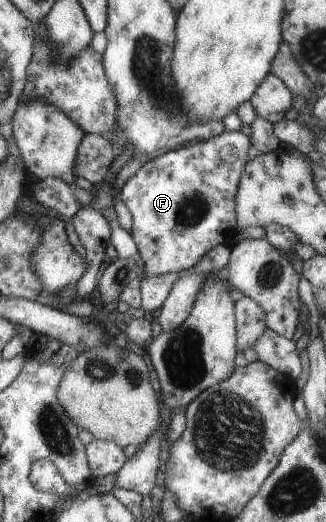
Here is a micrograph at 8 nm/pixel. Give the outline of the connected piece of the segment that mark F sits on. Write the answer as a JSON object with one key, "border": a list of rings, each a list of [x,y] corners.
{"border":[[[223,131],[209,140],[200,140],[187,148],[169,151],[149,160],[130,178],[125,178],[120,198],[133,218],[132,236],[143,259],[143,275],[181,272],[195,266],[204,254],[216,246],[234,242],[237,231],[235,206],[238,182],[249,162],[249,136],[242,131]]]}

